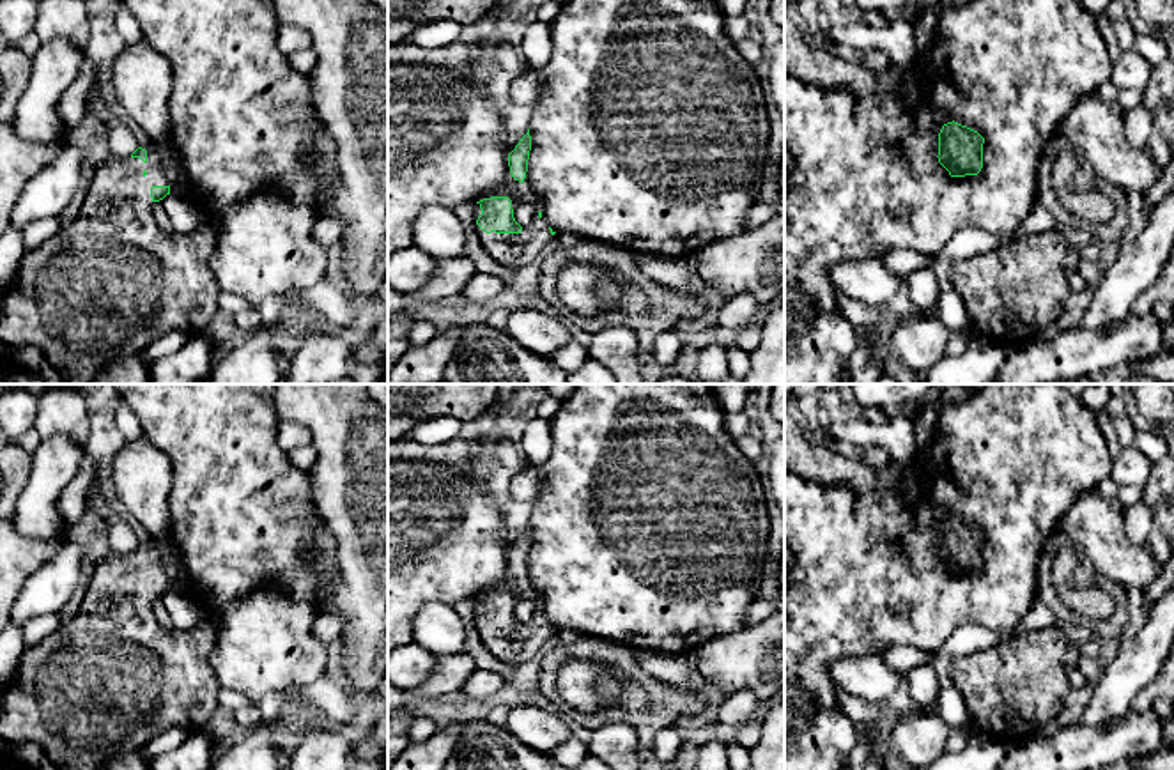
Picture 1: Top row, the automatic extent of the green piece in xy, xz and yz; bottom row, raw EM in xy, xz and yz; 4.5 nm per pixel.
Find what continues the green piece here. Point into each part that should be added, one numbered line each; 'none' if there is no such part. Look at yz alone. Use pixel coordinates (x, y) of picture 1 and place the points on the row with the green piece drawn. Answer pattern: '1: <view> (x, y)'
none

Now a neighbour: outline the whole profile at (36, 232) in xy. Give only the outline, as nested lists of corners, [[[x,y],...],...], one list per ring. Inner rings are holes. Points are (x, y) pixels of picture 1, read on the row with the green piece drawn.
[[[44,218],[30,221],[21,228],[25,250],[34,250],[46,243],[51,235],[58,232],[62,227],[58,218]]]

